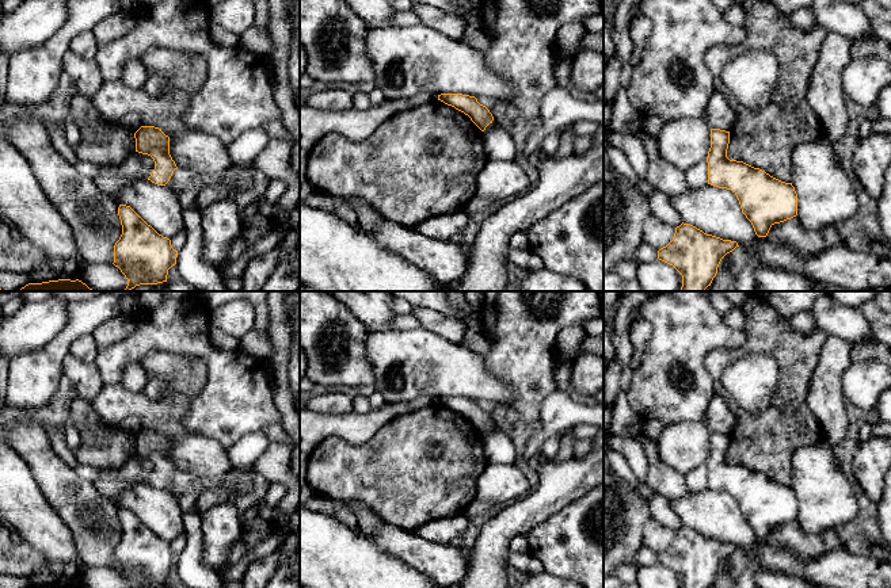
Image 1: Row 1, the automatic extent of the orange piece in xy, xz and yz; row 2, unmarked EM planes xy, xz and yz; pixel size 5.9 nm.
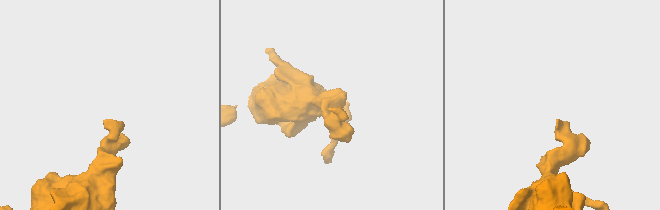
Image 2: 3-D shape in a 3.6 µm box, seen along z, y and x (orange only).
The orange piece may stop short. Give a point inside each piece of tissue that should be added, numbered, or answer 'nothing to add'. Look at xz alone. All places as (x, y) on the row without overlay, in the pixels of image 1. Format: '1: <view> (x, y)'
nothing to add

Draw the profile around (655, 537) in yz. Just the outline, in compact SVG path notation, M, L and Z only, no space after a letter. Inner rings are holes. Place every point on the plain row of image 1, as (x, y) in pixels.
M650 518L643 526L643 546L659 554L666 550L674 541L675 531L662 526L654 518Z

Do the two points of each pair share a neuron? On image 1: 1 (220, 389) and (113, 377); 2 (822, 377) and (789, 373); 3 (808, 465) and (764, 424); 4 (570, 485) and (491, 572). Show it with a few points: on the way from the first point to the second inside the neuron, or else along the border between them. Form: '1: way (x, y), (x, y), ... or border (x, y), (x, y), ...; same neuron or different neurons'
1: way (208, 355), (194, 342), (141, 342), (139, 344); same neuron
2: border (823, 346), (811, 377), (806, 397), (807, 407); different neurons
3: border (822, 440), (800, 446), (794, 451), (792, 484); different neurons
4: way (544, 500), (526, 512), (492, 546); same neuron

